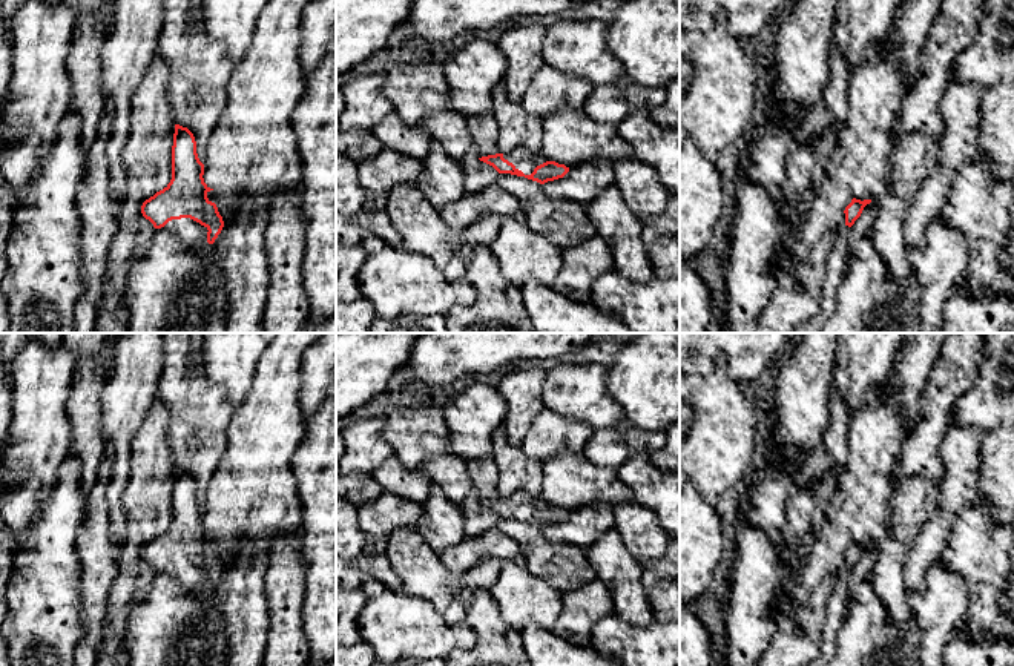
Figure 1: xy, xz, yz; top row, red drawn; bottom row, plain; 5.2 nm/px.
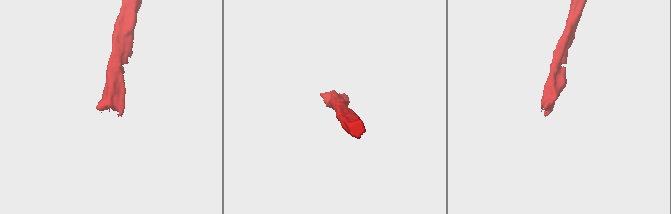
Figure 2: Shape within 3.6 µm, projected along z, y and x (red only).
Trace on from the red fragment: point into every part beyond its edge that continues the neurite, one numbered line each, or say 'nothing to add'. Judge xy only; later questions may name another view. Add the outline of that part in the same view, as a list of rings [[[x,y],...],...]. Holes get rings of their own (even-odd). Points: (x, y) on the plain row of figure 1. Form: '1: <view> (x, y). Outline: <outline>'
1: xy (192, 577). Outline: [[[190,562],[172,563],[161,572],[176,579],[186,591],[196,591],[207,586],[207,571]]]

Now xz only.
1: xz (523, 504). Outline: [[[517,491],[508,497],[503,497],[503,502],[522,514],[525,519],[531,519],[534,513],[548,503],[542,497],[532,497],[526,493]]]

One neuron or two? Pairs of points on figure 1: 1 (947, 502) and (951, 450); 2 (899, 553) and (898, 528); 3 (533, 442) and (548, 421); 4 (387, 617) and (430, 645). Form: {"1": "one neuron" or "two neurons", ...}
{"1": "one neuron", "2": "one neuron", "3": "one neuron", "4": "one neuron"}

